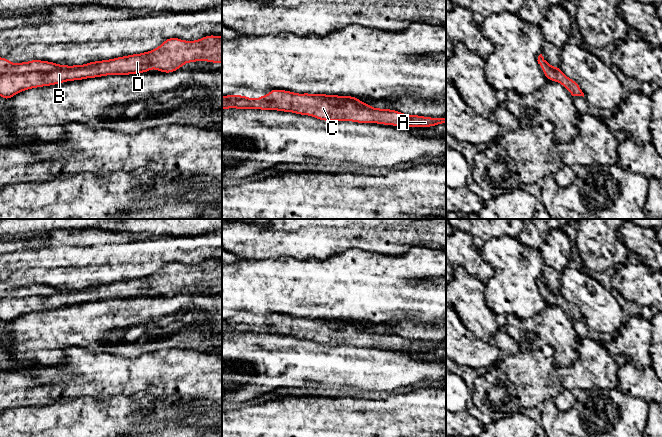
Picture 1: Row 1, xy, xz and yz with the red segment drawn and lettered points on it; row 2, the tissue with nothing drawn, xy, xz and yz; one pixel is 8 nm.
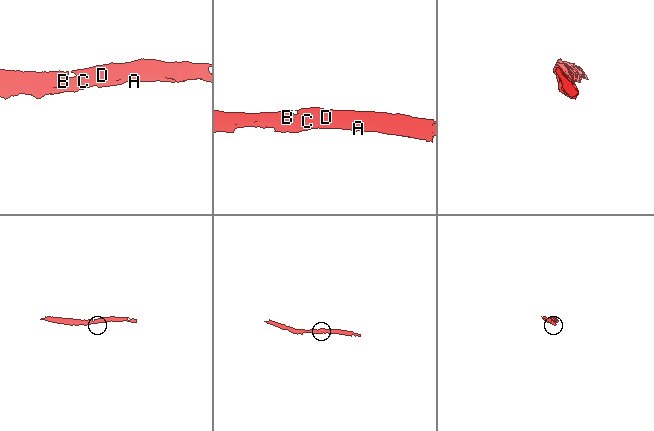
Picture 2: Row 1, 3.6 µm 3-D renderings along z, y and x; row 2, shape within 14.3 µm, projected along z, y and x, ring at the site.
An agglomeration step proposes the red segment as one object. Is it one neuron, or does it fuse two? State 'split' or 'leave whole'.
leave whole

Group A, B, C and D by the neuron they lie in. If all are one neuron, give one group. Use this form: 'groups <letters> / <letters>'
groups A B C D

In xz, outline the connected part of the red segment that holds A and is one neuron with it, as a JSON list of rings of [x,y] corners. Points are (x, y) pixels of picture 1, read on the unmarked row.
[[[271,313],[268,320],[262,319],[257,323],[233,318],[223,320],[222,334],[229,332],[293,336],[332,346],[344,344],[402,351],[433,351],[446,348],[446,341],[432,342],[373,332],[354,320],[298,318],[278,313]]]

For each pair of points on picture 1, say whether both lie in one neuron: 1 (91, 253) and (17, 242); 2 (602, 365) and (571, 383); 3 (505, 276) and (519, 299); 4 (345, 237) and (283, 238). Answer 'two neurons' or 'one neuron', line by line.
1: two neurons
2: one neuron
3: one neuron
4: one neuron

